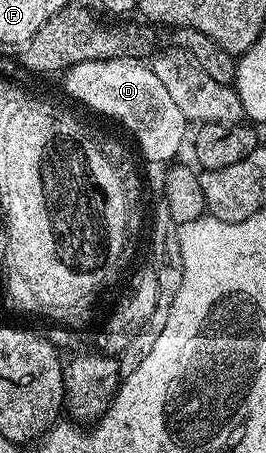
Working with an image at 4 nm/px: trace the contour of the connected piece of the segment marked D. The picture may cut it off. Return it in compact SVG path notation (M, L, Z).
M88 59L73 64L64 75L70 97L86 103L101 115L121 119L122 125L137 138L140 154L145 154L151 162L165 165L180 156L177 154L185 139L187 121L183 113L179 113L179 105L175 105L163 81L155 77L152 66L135 59Z

